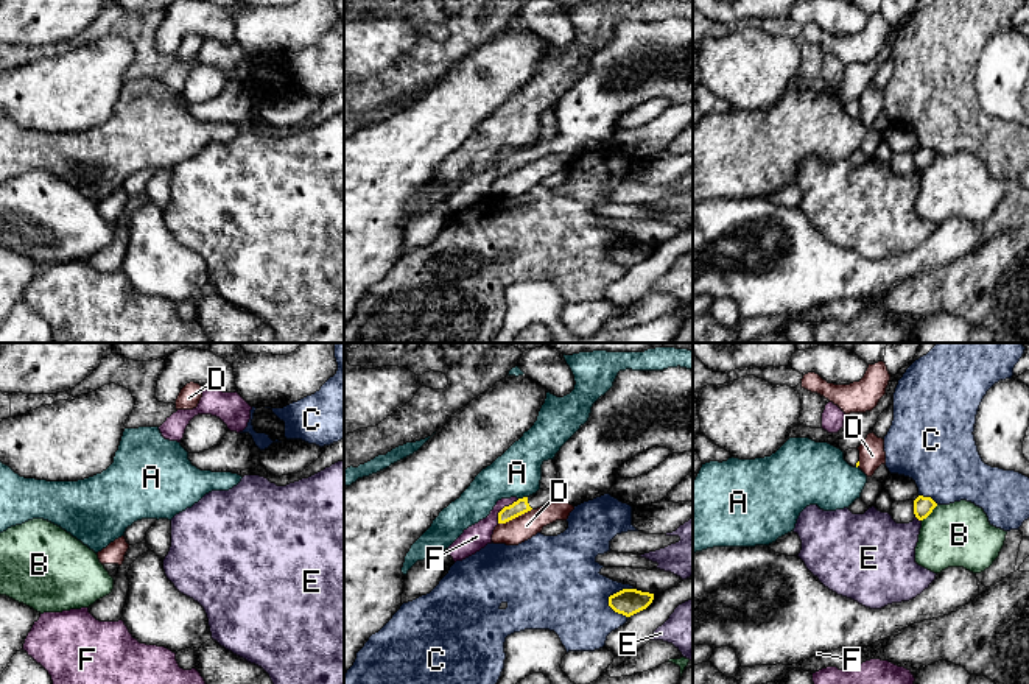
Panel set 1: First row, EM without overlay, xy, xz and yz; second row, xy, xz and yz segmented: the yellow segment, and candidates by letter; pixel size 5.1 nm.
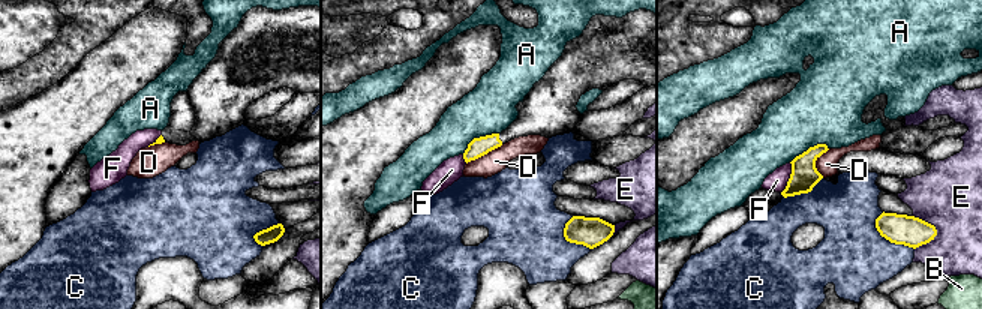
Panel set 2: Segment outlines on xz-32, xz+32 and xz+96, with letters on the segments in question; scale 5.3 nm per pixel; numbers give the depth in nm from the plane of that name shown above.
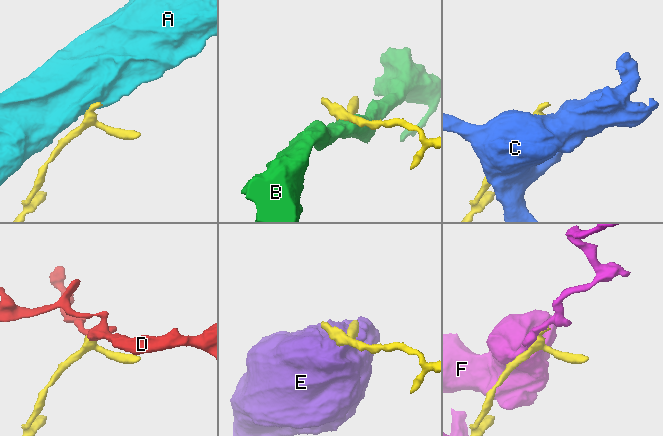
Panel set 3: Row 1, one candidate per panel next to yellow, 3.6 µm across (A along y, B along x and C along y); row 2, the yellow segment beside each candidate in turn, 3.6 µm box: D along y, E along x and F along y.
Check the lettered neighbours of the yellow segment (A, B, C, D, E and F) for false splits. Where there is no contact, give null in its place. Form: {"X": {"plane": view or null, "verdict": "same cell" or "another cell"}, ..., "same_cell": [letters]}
{"A": {"plane": "xz", "verdict": "another cell"}, "B": {"plane": "yz", "verdict": "another cell"}, "C": {"plane": "xz", "verdict": "another cell"}, "D": {"plane": "xz", "verdict": "another cell"}, "E": {"plane": "yz", "verdict": "another cell"}, "F": {"plane": "xz", "verdict": "another cell"}, "same_cell": []}

